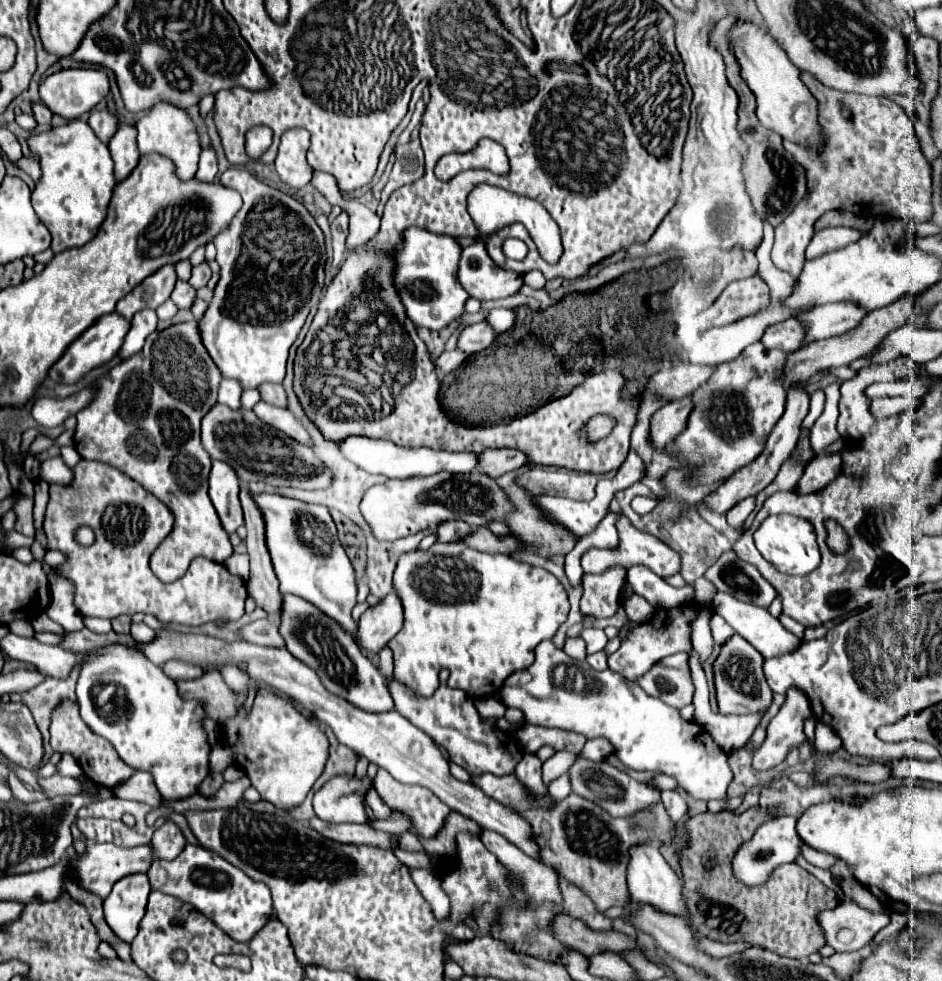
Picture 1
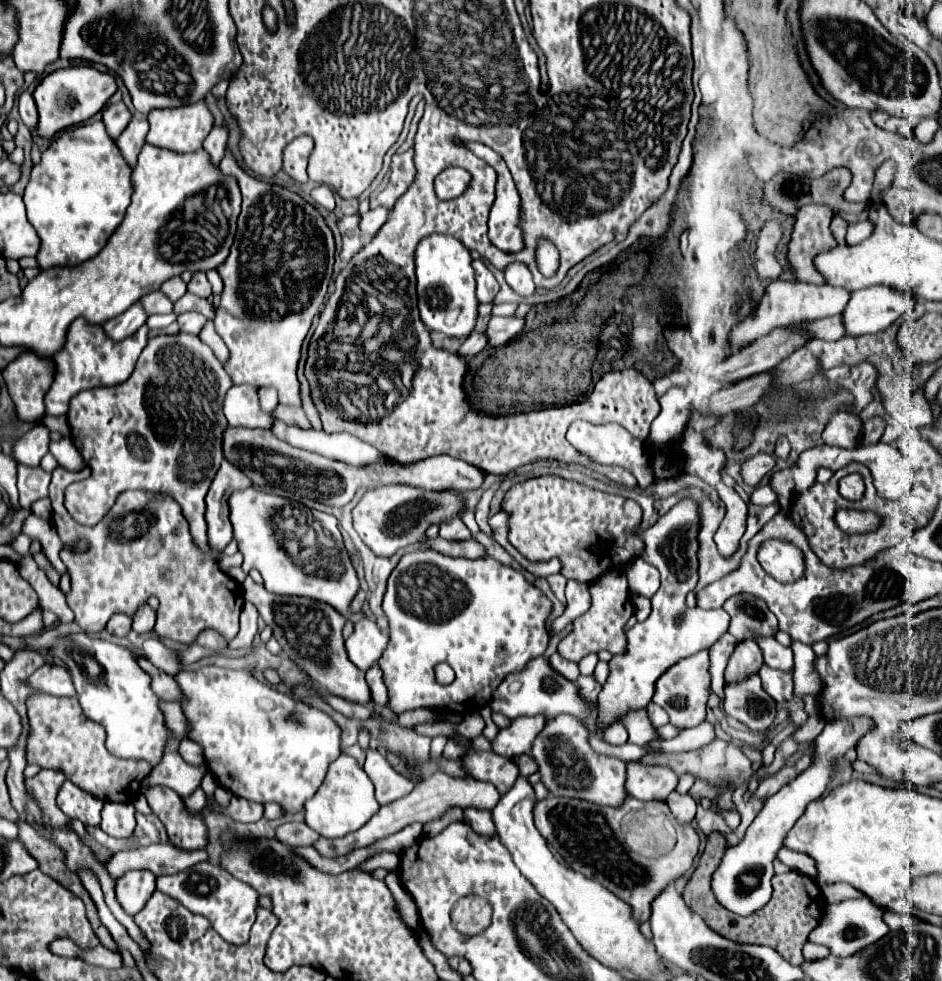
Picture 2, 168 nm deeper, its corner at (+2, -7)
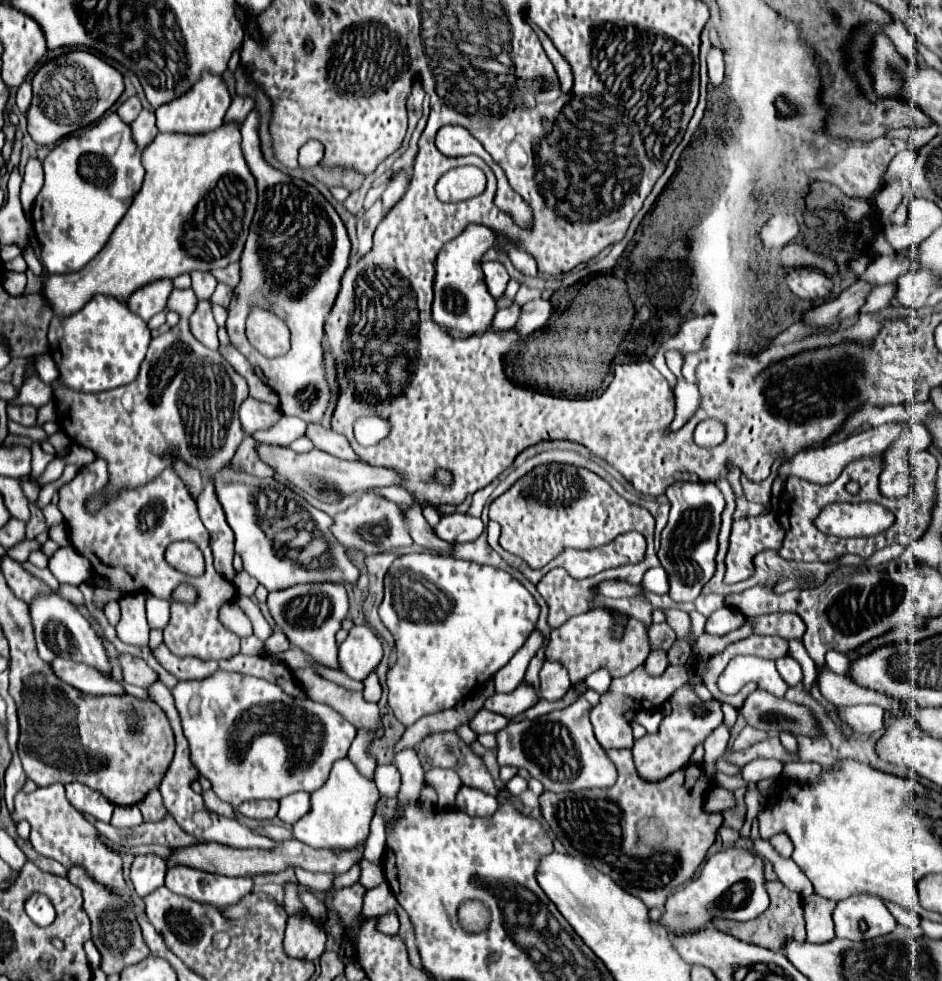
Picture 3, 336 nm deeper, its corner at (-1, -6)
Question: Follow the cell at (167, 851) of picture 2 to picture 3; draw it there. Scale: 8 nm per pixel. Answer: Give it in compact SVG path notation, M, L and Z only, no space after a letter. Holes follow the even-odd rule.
M287 839L283 843L277 843L273 849L235 849L229 845L221 845L221 843L203 843L203 845L183 847L183 849L173 851L173 857L169 859L167 865L169 867L187 865L187 867L195 867L201 871L209 871L209 873L229 875L229 877L241 877L241 875L253 877L253 875L265 875L265 873L281 873L285 869L295 869L295 867L301 867L311 873L341 875L341 873L347 873L359 857L363 857L363 845L359 849L345 851L343 855L333 855L331 851L315 851L295 839Z

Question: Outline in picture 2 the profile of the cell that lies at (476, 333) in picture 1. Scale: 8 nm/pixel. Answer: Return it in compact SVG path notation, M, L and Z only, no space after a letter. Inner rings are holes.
M508 316L508 318L490 318L486 336L488 336L488 346L502 346L506 344L512 336L516 336L524 326L524 318Z

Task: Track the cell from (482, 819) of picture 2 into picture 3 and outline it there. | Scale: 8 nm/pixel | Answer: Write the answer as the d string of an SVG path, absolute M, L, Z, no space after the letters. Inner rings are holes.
M461 785L459 795L455 799L455 807L459 811L465 811L471 817L489 817L491 811L495 811L499 807L499 803L493 795L487 795L475 787Z

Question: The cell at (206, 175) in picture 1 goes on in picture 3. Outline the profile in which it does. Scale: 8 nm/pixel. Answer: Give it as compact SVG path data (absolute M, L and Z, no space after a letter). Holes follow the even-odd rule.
M235 95L233 97L233 103L225 115L225 121L239 121L243 123L243 119L249 115L249 111L255 107L255 101L251 97L241 97L241 95Z

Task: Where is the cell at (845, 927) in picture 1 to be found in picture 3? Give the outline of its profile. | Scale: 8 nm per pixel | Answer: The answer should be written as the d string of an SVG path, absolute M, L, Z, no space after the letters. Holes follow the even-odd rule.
M857 895L837 903L833 921L835 935L851 941L865 941L887 935L897 925L895 917L885 907L885 901L873 895Z

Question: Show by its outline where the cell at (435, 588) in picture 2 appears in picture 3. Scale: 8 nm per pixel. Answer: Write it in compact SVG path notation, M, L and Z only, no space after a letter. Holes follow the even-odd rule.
M421 551L401 555L391 563L385 575L385 597L379 605L379 617L391 631L397 649L397 663L387 673L389 707L393 715L409 727L423 715L437 713L465 701L477 687L507 665L535 629L539 607L533 595L515 577L501 569Z

